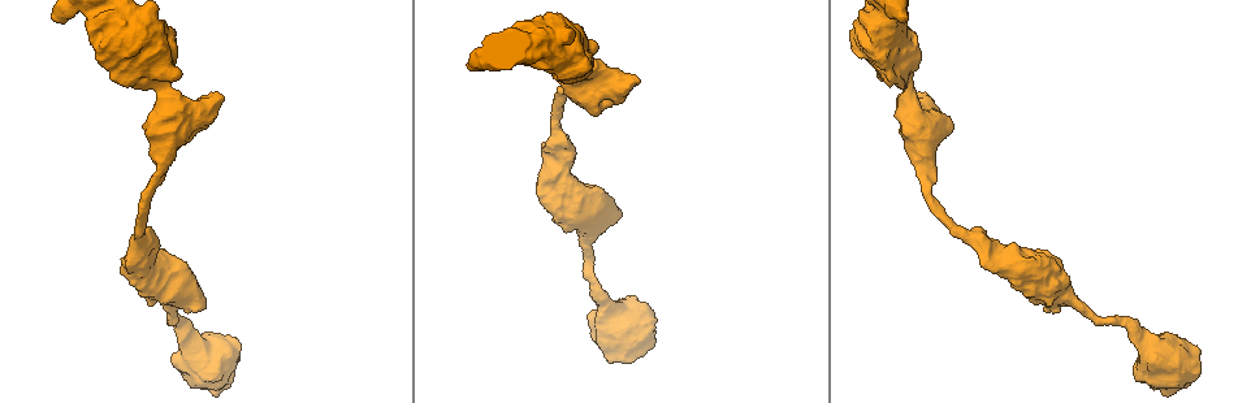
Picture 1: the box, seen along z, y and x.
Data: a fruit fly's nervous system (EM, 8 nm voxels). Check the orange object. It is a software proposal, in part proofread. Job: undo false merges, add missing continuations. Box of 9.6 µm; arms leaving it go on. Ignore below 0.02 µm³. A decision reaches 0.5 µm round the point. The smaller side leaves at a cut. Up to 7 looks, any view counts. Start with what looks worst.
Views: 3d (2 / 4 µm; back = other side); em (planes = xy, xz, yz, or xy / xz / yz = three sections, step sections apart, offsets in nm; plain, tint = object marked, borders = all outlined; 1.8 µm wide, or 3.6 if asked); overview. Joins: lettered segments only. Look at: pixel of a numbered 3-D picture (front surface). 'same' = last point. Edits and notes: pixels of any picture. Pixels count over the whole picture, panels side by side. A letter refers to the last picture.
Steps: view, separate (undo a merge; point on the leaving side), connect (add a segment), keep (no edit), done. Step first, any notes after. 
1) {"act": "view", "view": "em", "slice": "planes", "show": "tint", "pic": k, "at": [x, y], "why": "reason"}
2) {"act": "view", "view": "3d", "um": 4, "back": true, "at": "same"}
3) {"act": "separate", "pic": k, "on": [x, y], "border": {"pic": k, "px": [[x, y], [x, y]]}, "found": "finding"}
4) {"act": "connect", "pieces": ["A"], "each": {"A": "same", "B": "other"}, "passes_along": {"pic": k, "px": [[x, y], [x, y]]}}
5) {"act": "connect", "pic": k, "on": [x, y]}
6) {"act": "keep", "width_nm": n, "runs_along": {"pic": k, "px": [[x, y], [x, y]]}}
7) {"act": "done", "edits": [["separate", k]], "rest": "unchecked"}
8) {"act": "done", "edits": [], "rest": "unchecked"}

{"act": "view", "view": "3d", "um": 4, "pic": 1, "at": [904, 14], "why": "stops while still wide"}

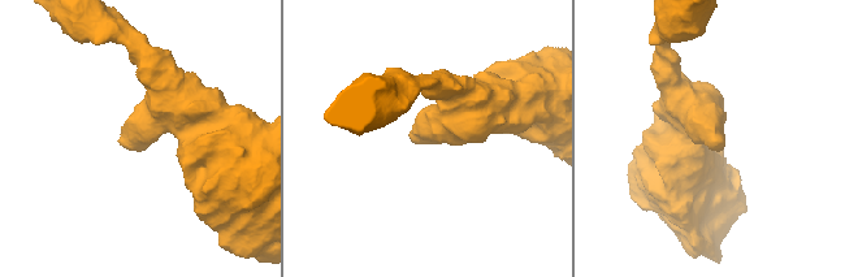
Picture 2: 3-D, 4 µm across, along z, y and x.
{"act": "view", "view": "em", "slice": "planes", "show": "borders", "pic": 2, "at": [715, 140]}

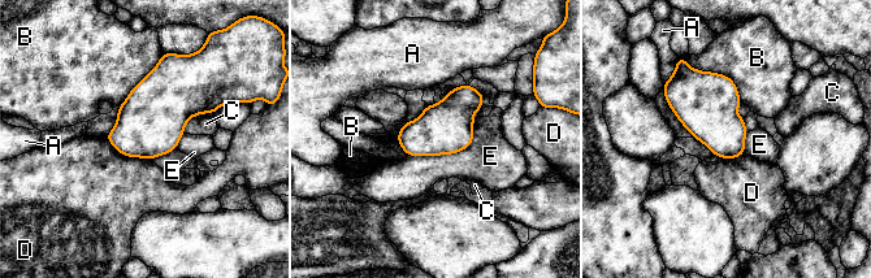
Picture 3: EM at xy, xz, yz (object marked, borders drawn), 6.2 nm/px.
{"act": "keep", "width_nm": 320, "each": {"A": "other", "B": "other", "C": "other", "D": "other", "E": "other"}, "border": {"pic": 3, "px": [[476, 118], [467, 147], [408, 156]]}, "found": "no lettered segment goes on from it"}

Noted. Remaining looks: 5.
{"act": "view", "view": "em", "um": 3.6, "slice": "planes", "show": "borders", "pic": 1, "at": [112, 79], "why": "branch stops here"}

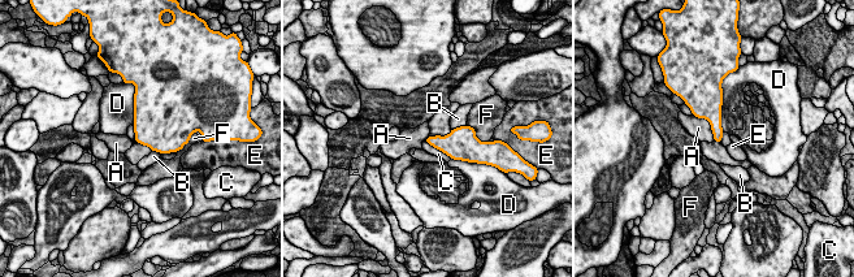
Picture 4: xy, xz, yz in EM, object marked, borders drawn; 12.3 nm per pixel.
{"act": "keep", "each": {"A": "other", "B": "other", "C": "other", "D": "other", "E": "other", "F": "other"}, "found": "none of them fits"}

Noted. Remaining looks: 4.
{"act": "view", "view": "em", "um": 3.6, "slice": "xy", "step": 16, "show": "borders", "pic": 1, "at": [183, 119]}

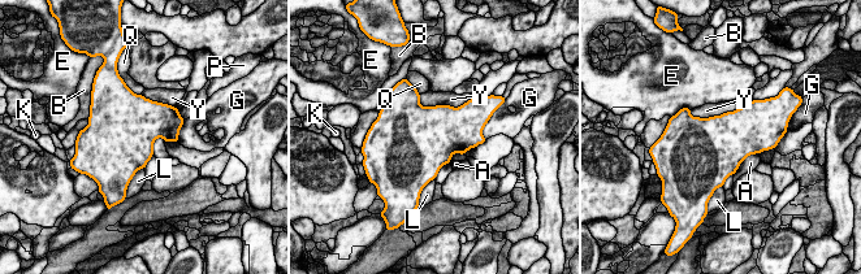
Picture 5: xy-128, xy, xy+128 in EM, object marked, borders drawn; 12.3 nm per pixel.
{"act": "view", "view": "em", "um": 3.6, "slice": "planes", "show": "borders", "at": "same", "why": "cut it another way"}

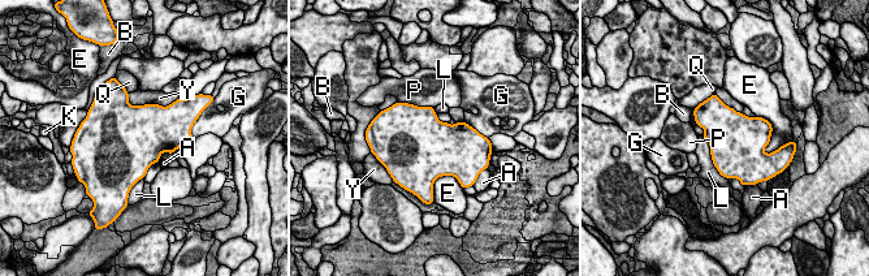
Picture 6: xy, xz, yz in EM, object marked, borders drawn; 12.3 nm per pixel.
{"act": "keep", "longest_contact_nm": ["L", 600], "each": {"A": "other", "B": "other", "E": "other", "G": "other", "K": "other", "L": "other", "P": "other", "Q": "other", "Y": "other"}, "found": "one cell here"}

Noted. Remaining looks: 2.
{"act": "done", "edits": [], "rest": "unchecked"}

